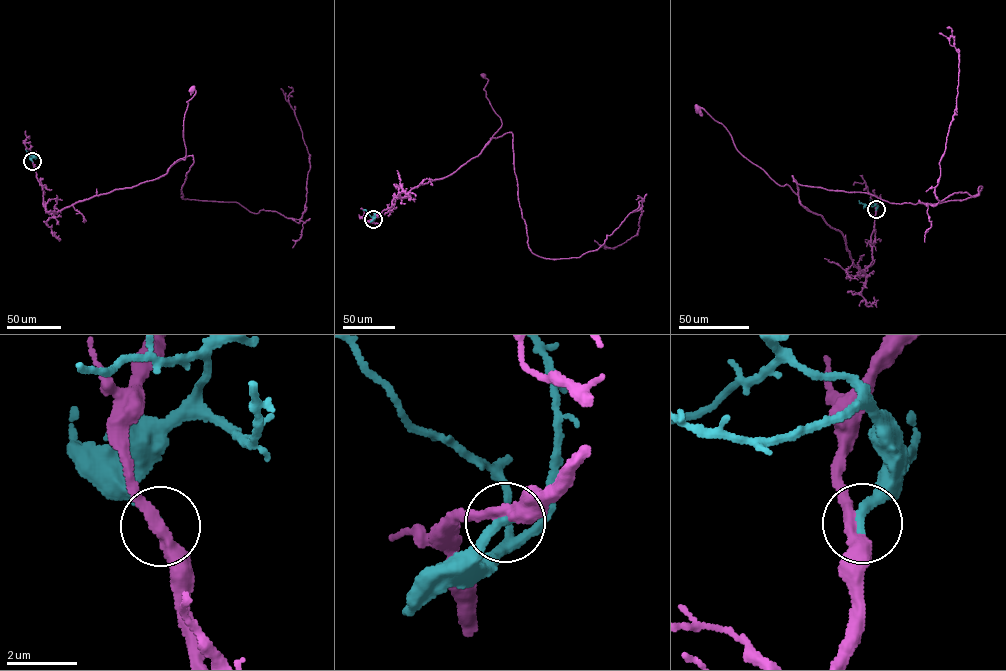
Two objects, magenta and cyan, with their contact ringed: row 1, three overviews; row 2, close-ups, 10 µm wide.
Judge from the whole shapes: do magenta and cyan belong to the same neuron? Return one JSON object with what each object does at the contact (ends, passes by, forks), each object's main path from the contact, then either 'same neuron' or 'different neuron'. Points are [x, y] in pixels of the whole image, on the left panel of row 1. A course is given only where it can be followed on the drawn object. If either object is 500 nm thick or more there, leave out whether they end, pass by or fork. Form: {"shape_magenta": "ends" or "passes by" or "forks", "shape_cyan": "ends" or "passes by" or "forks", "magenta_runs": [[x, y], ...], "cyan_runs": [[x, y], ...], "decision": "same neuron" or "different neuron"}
{"shape_magenta": "passes by", "shape_cyan": "ends", "magenta_runs": [[32, 161], [49, 213], [159, 178], [178, 159], [185, 159], [183, 121], [187, 102], [196, 92], [192, 89]], "cyan_runs": [[32, 161], [33, 156], [25, 149]], "decision": "same neuron"}

